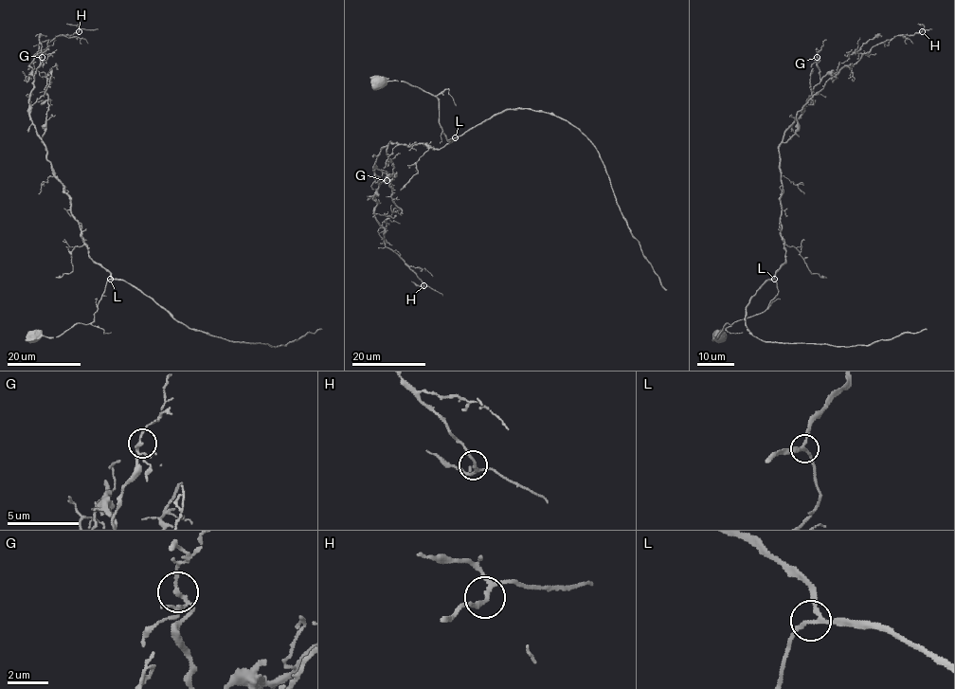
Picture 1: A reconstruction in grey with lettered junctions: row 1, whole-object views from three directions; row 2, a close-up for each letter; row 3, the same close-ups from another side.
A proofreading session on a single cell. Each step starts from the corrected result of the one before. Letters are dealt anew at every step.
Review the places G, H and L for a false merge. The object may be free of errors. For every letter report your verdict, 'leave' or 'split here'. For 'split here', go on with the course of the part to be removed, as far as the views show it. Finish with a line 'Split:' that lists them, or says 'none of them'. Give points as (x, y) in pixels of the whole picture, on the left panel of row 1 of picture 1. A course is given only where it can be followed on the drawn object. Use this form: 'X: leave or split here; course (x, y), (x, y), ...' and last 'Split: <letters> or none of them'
G: leave
H: leave
L: leave
Split: none of them

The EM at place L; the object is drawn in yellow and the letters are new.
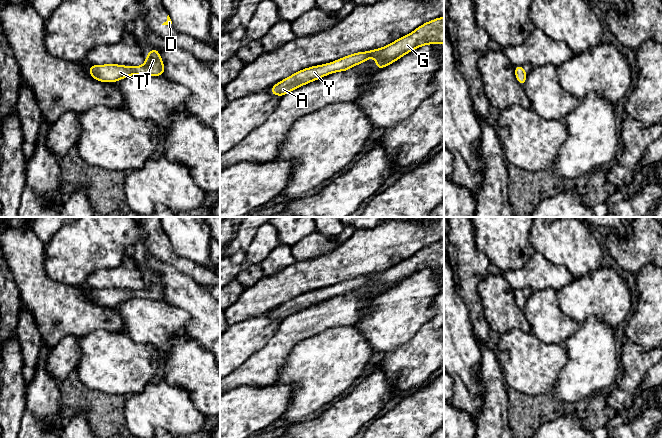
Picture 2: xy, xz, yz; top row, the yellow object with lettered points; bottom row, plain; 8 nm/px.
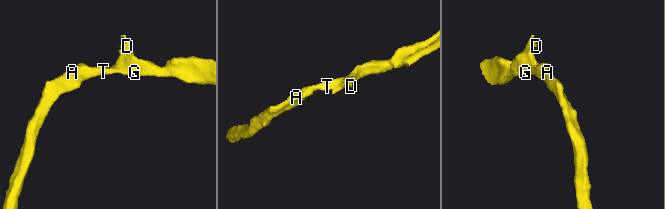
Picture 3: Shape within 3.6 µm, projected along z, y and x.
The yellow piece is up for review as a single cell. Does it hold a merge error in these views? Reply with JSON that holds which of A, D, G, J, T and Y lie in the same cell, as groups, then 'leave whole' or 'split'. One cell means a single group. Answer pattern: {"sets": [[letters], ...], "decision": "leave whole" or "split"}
{"sets": [["A", "D", "G", "J", "T", "Y"]], "decision": "leave whole"}

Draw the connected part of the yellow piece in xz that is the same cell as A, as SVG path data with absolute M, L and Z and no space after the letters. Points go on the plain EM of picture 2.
M444 241L424 247L411 258L394 265L383 272L355 277L325 289L317 289L315 291L303 293L276 309L273 309L271 318L283 320L286 317L324 301L327 298L346 295L355 289L365 286L370 281L374 282L377 286L376 294L380 294L417 271L421 271L425 268L437 267L444 268Z

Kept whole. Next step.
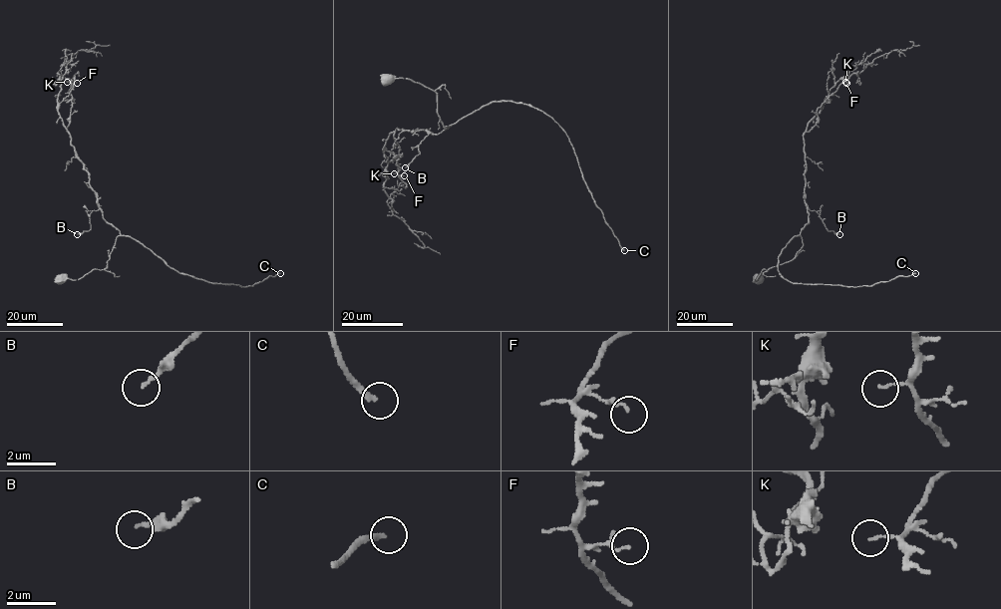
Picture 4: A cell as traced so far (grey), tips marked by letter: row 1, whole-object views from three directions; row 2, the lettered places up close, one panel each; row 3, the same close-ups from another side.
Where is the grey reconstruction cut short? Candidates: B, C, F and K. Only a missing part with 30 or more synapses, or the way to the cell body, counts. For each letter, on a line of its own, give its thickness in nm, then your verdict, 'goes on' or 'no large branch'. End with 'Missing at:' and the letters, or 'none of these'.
B: calibre 150 nm; no large branch
C: calibre 220 nm; goes on
F: calibre 70 nm; no large branch
K: calibre 110 nm; no large branch
Missing at: C

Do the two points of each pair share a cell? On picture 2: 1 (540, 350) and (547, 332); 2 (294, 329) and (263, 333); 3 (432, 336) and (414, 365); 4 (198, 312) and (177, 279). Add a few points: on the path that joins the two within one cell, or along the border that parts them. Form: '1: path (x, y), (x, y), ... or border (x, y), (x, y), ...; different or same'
1: border (531, 331), (542, 341), (562, 344); different
2: border (281, 320), (274, 334), (259, 350); different
3: path (432, 343), (419, 358); same
4: path (195, 304), (179, 287); same

